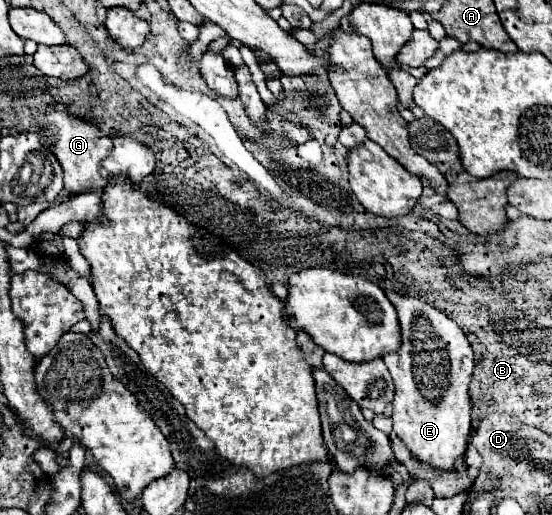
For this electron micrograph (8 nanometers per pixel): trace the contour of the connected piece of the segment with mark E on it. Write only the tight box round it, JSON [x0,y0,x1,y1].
[383,290,471,472]

